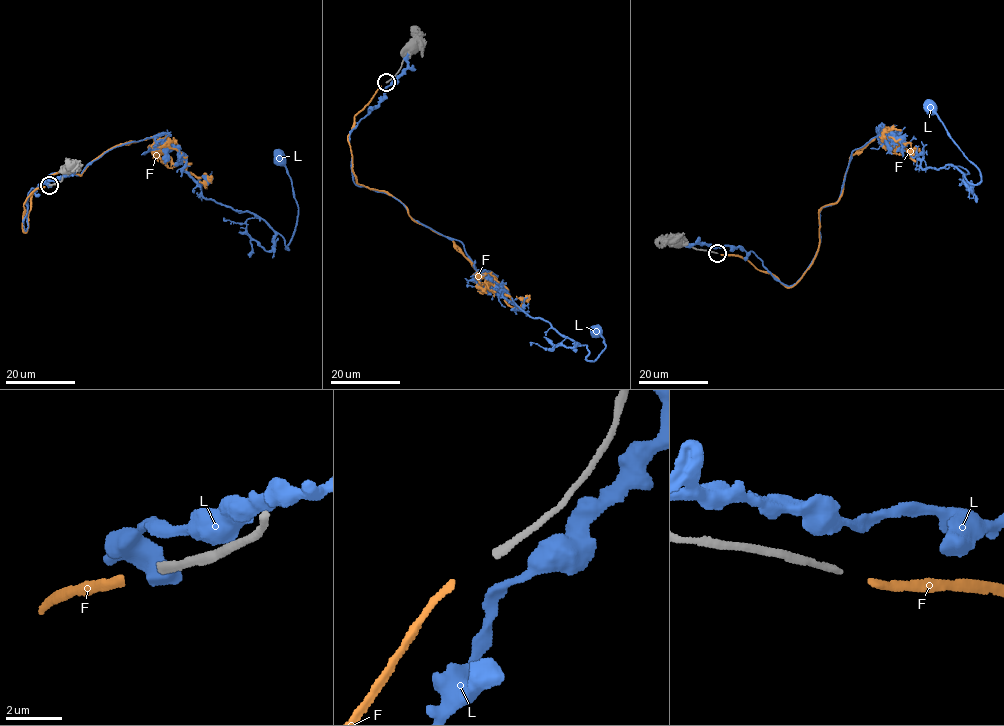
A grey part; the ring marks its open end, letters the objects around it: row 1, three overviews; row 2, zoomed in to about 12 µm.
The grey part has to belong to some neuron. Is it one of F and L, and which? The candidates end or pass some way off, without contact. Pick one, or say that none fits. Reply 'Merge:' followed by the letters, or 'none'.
Merge: F

